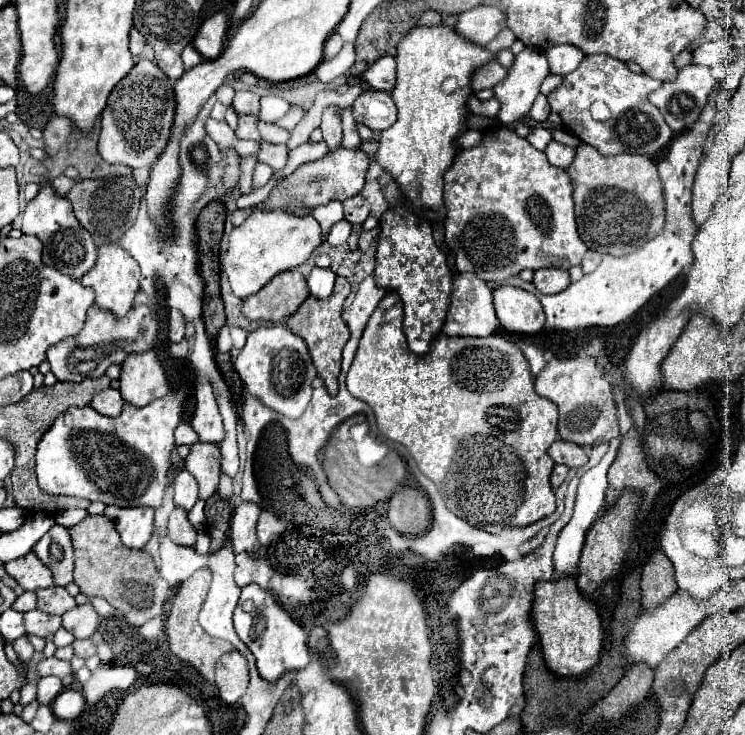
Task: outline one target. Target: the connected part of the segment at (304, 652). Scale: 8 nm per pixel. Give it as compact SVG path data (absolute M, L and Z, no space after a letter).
M248 585L242 589L238 607L234 611L234 627L242 643L252 651L258 673L264 681L274 683L284 673L304 669L310 663L304 629L276 603L270 591L264 591L258 585Z

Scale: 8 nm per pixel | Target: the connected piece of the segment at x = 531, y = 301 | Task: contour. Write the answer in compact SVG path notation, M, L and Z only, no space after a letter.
M502 285L494 289L494 307L500 325L516 335L536 335L544 327L544 311L534 293Z

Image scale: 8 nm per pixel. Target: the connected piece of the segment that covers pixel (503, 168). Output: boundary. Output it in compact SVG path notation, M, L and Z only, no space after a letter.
M492 127L482 133L480 145L458 151L454 163L444 175L444 245L450 249L456 261L458 273L476 273L484 281L506 281L524 269L558 267L570 269L580 265L588 247L578 237L572 183L564 169L556 169L548 163L546 155L534 149L526 139L518 137L514 129Z

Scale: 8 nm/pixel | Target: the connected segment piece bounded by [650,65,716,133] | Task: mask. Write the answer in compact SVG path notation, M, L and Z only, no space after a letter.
M686 65L682 69L678 69L678 75L674 81L664 81L660 89L656 89L652 95L650 95L650 101L660 109L660 113L664 115L666 123L670 125L670 129L674 133L680 133L688 127L694 125L694 121L698 119L700 111L704 109L706 101L708 101L708 95L710 91L714 89L716 85L716 79L712 77L710 69L708 67L700 67L700 65Z

